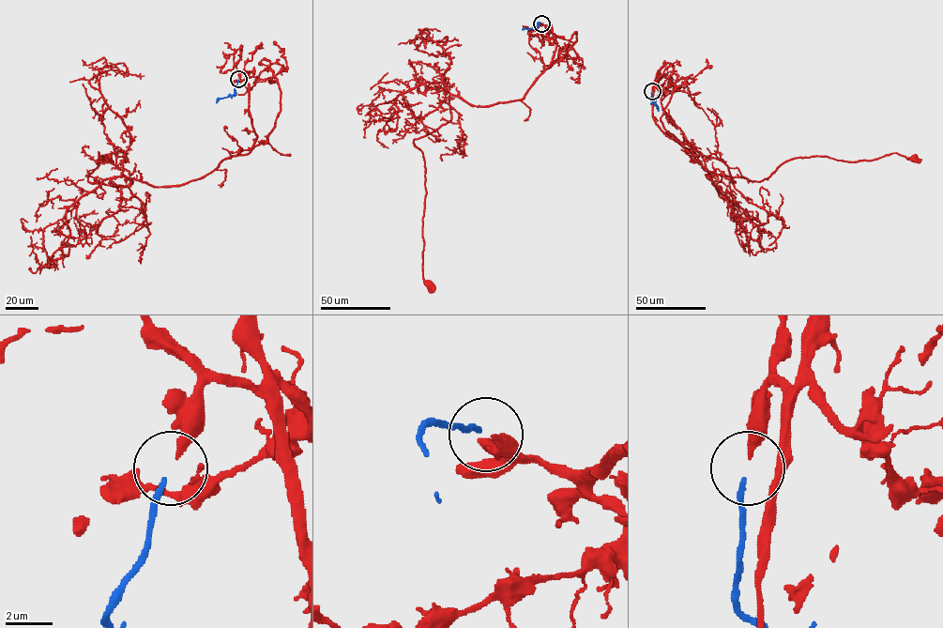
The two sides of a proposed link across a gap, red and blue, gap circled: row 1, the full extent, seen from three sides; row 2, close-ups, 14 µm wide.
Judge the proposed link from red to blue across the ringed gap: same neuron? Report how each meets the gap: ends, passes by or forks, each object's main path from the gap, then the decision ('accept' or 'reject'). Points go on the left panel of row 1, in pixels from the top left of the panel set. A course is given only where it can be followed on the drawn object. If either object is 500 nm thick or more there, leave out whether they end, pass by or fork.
red ends there; blue ends there; red runs (239, 79), (245, 75), (256, 134), (248, 153), (186, 183), (156, 187), (90, 182), (98, 152), (106, 160); blue runs (238, 80), (235, 94), (220, 99), (217, 102); accept

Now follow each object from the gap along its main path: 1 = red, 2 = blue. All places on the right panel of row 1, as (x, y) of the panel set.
1: (652, 91), (656, 124), (693, 153), (722, 160), (732, 182), (723, 176), (759, 181), (798, 157), (914, 159)
2: (652, 92), (651, 99), (658, 111)

